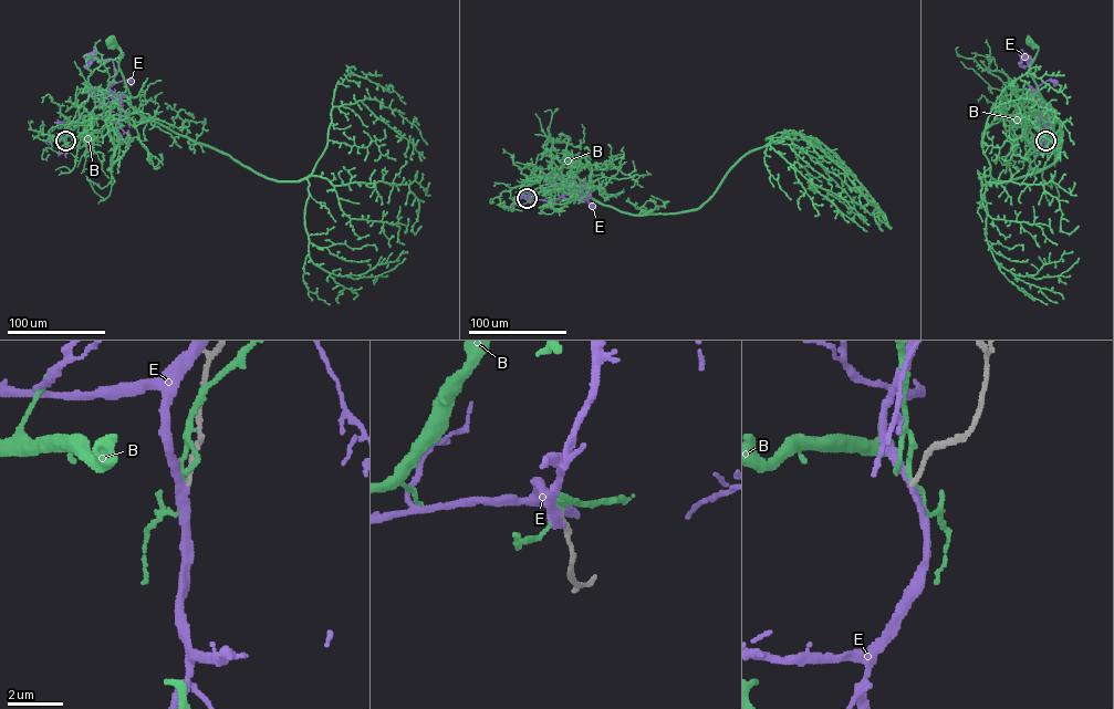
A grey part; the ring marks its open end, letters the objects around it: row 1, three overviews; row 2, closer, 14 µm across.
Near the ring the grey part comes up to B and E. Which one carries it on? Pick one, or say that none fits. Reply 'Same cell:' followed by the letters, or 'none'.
Same cell: none

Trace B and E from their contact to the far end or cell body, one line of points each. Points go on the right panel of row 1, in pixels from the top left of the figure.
B: (1045, 141), (1044, 131), (1036, 116), (1045, 103), (1029, 72), (1039, 47), (1029, 40)
E: (1045, 141), (1049, 110), (1037, 86), (1047, 80), (1055, 82)

